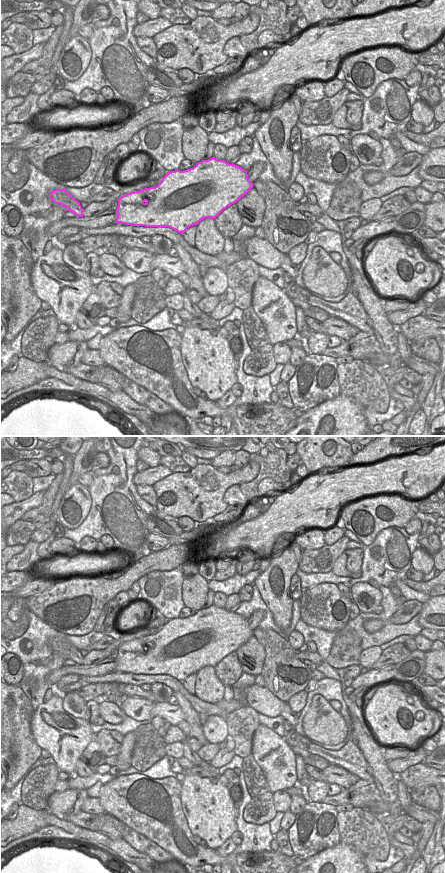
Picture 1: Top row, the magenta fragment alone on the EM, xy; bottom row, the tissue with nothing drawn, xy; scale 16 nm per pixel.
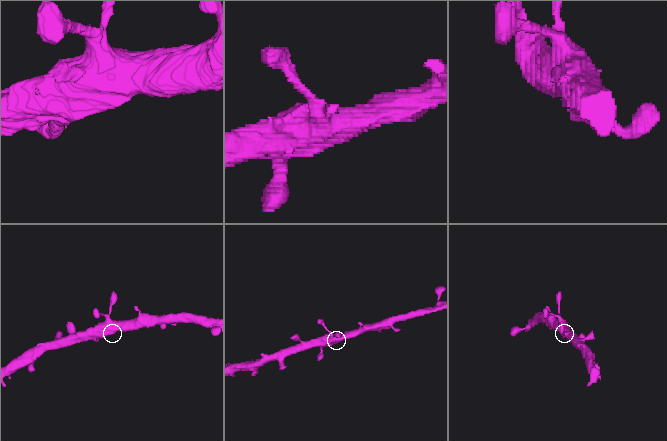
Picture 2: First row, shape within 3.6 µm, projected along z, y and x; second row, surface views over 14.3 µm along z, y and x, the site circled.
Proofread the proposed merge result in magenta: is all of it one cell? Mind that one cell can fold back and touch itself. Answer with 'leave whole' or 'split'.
leave whole

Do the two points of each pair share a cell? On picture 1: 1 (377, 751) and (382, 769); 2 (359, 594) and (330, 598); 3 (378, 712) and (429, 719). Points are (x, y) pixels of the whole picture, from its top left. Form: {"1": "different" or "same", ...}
{"1": "same", "2": "different", "3": "same"}

